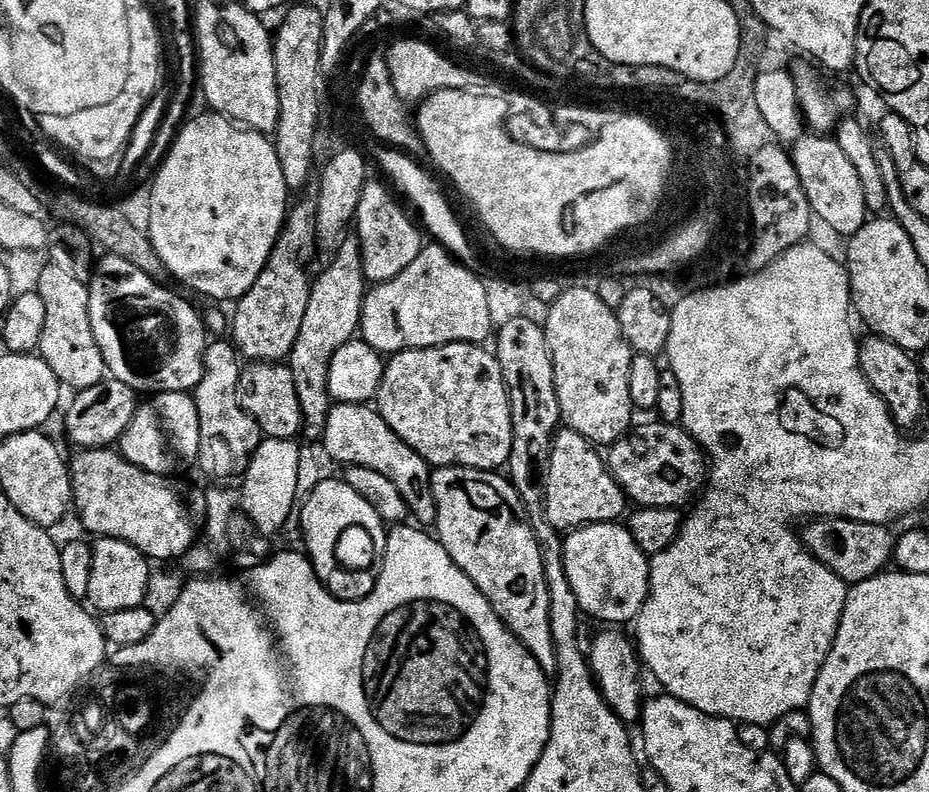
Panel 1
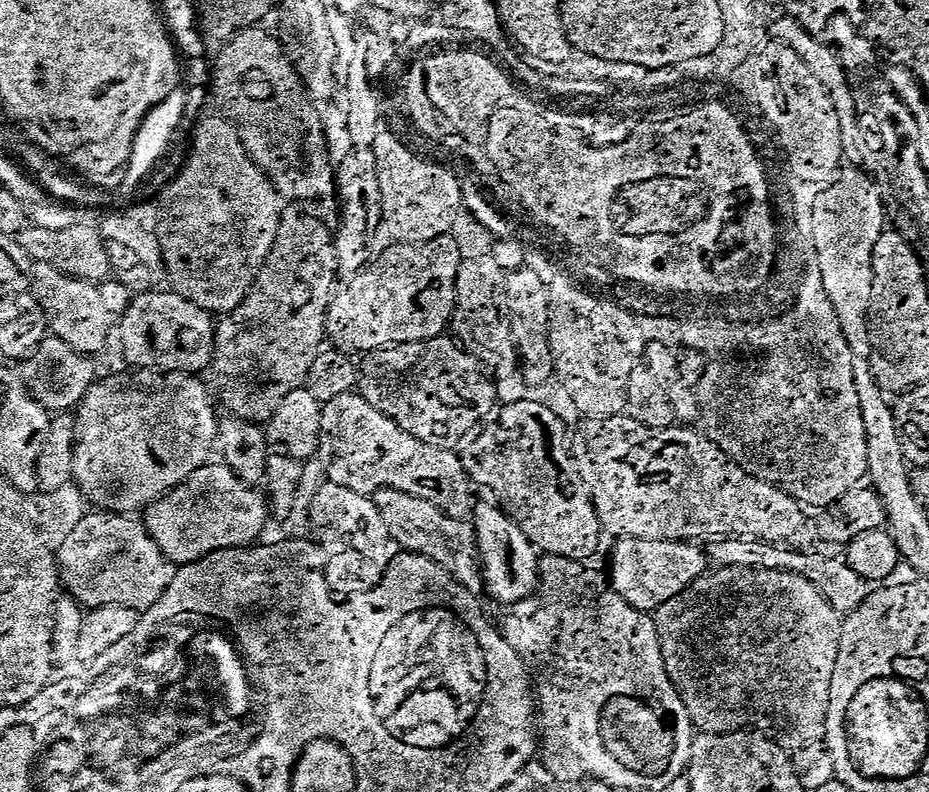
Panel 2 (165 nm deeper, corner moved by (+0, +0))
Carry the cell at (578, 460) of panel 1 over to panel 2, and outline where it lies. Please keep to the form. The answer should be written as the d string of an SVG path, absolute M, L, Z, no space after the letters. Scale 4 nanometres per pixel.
M516 400L503 408L504 405L495 417L496 424L489 423L489 428L462 452L464 468L469 477L479 487L481 484L482 487L489 488L501 500L497 501L504 511L541 553L549 557L561 556L567 560L591 561L591 556L600 548L602 529L588 487L584 485L583 480L574 476L572 480L571 474L564 472L564 456L556 452L555 446L552 445L562 443L568 432L563 418L554 409L547 408L536 400Z

